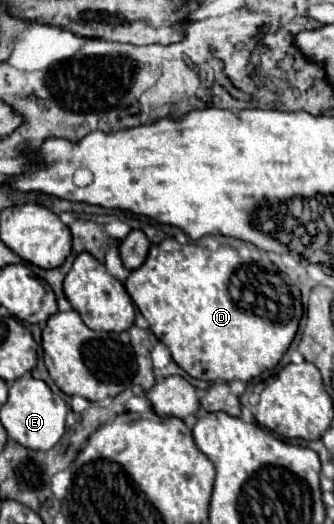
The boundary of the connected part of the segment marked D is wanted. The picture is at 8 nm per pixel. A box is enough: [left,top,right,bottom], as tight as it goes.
[125,237,303,383]

